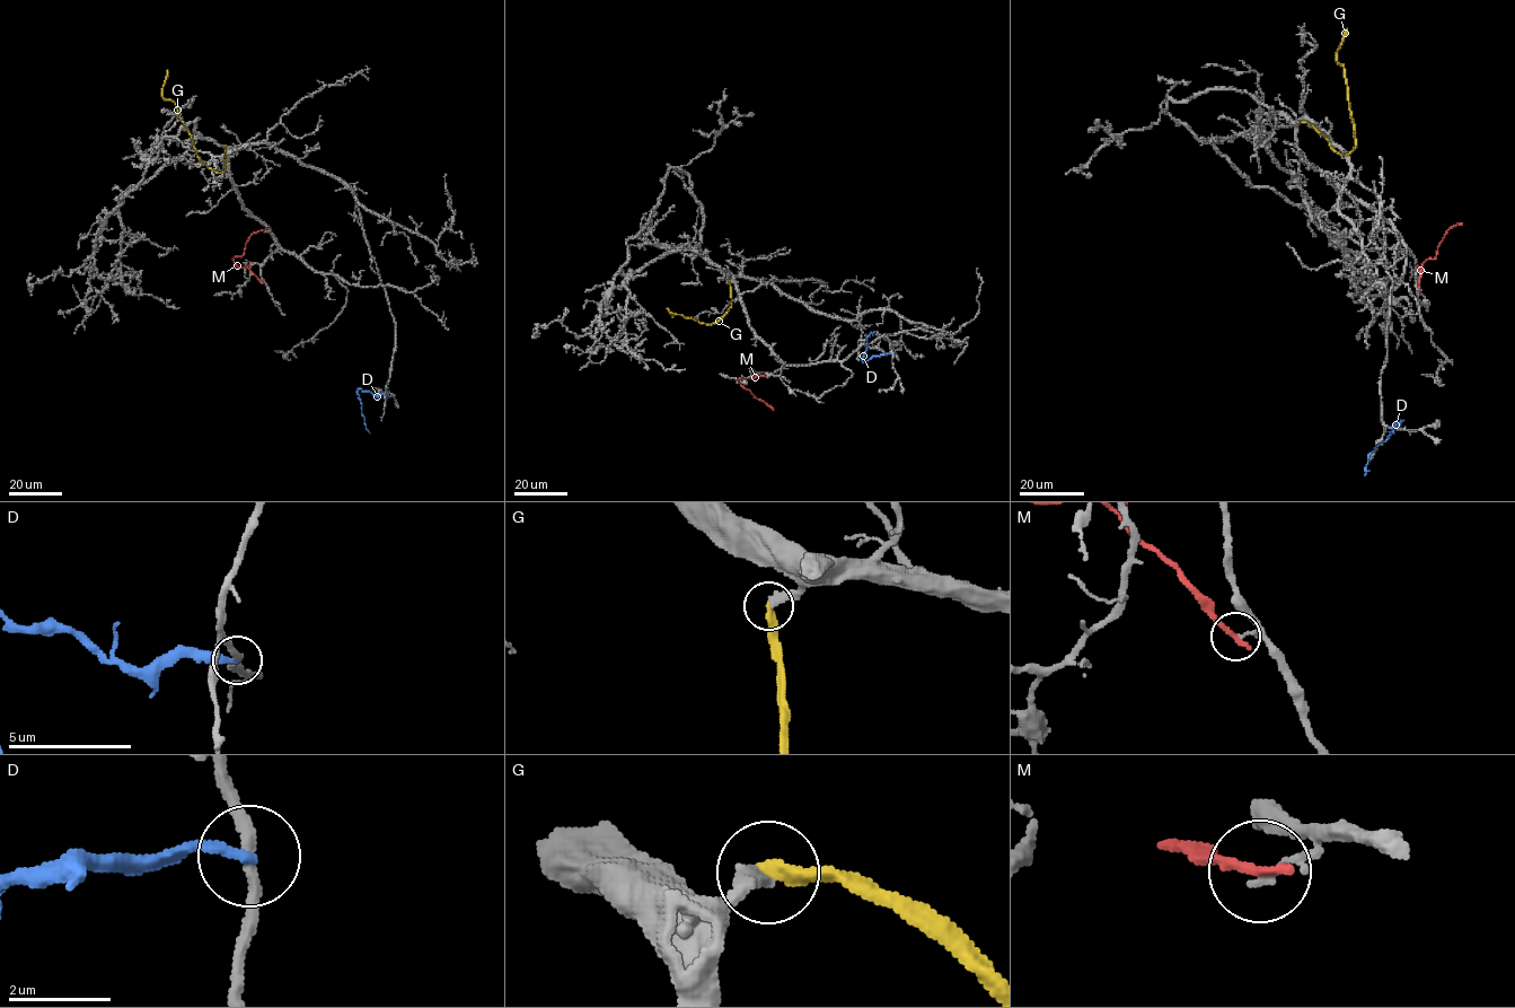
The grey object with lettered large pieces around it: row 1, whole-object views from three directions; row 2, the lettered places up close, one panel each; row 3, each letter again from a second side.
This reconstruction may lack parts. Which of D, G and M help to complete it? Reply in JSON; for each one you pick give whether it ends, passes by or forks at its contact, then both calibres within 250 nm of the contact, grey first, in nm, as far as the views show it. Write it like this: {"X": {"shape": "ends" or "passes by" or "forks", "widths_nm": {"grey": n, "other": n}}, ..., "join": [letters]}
{"G": {"shape": "ends", "widths_nm": {"grey": 280, "other": 320}}, "join": ["G"]}

